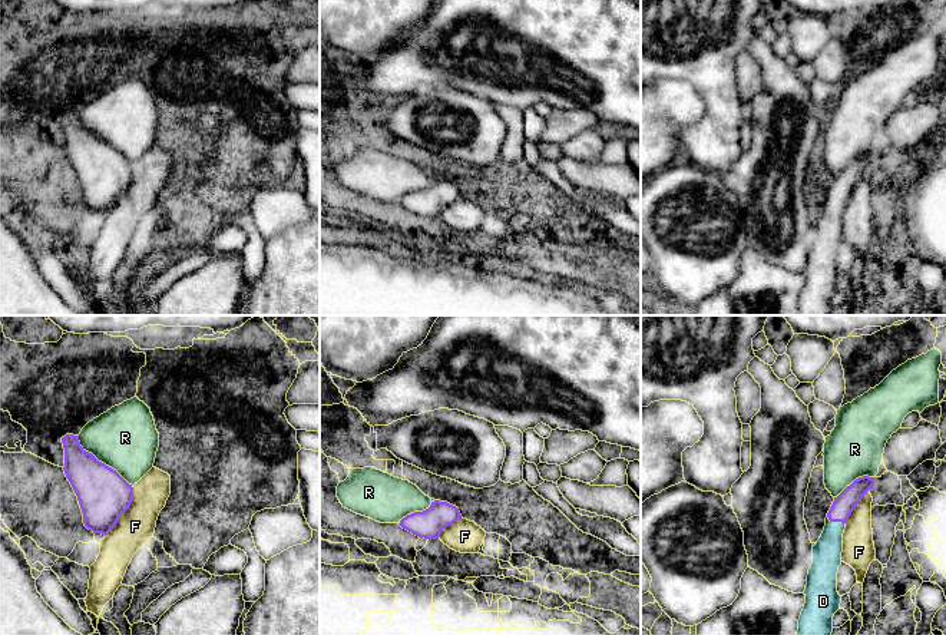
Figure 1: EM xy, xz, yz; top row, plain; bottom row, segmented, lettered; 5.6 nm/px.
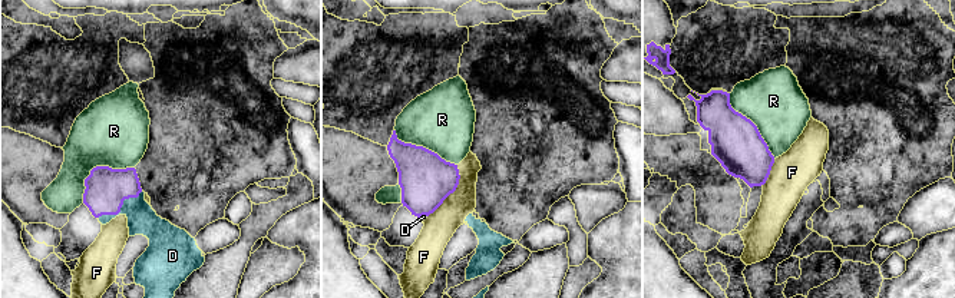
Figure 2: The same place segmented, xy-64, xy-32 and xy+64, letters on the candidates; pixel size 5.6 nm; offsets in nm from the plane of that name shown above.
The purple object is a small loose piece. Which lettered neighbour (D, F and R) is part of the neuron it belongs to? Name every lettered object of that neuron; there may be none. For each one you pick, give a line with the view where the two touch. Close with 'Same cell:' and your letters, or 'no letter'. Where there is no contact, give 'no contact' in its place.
D: yz
Same cell: D

